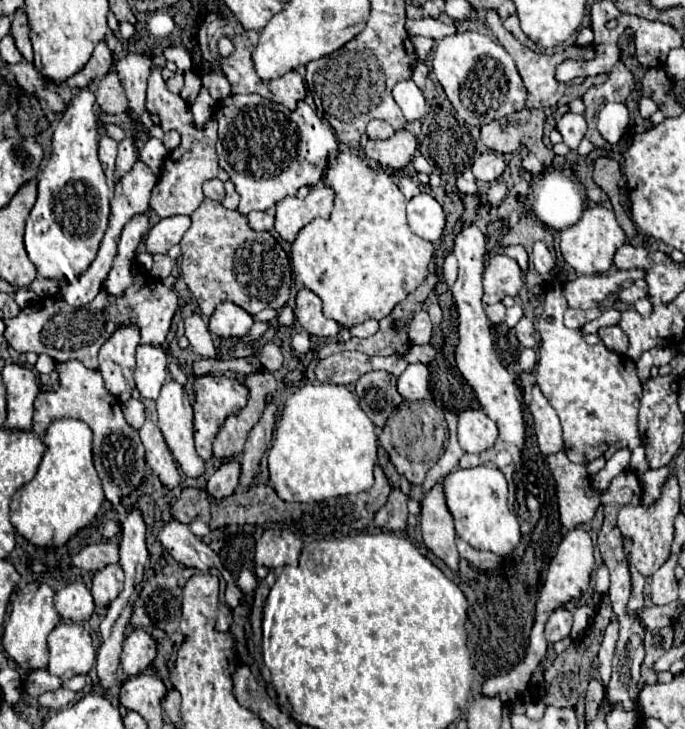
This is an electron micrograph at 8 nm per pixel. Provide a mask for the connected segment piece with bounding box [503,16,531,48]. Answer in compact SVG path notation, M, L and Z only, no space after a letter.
M509 16L505 22L503 22L503 26L521 42L521 44L525 44L525 46L529 46L531 48L531 40L523 34L523 30L519 28L519 18L517 16Z

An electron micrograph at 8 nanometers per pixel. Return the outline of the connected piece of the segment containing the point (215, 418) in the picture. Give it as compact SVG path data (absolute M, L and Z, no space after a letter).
M207 374L207 376L199 376L193 382L193 390L195 390L195 402L193 402L194 444L197 454L207 462L213 456L211 446L215 440L215 432L219 432L219 428L223 426L223 420L227 416L239 412L239 408L243 408L243 404L247 404L247 386L235 378Z

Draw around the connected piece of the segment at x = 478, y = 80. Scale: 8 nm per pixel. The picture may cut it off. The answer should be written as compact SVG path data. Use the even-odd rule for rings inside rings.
M457 32L437 42L433 52L433 72L441 82L449 102L469 126L483 126L525 108L527 90L509 52L487 34ZM473 70L473 84L469 76Z

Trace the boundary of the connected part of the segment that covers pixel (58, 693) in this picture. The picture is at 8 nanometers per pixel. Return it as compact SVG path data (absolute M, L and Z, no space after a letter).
M59 688L55 692L47 692L47 694L39 696L37 706L39 708L55 708L55 710L59 710L59 708L69 706L73 700L75 700L75 692L71 692L67 688Z

